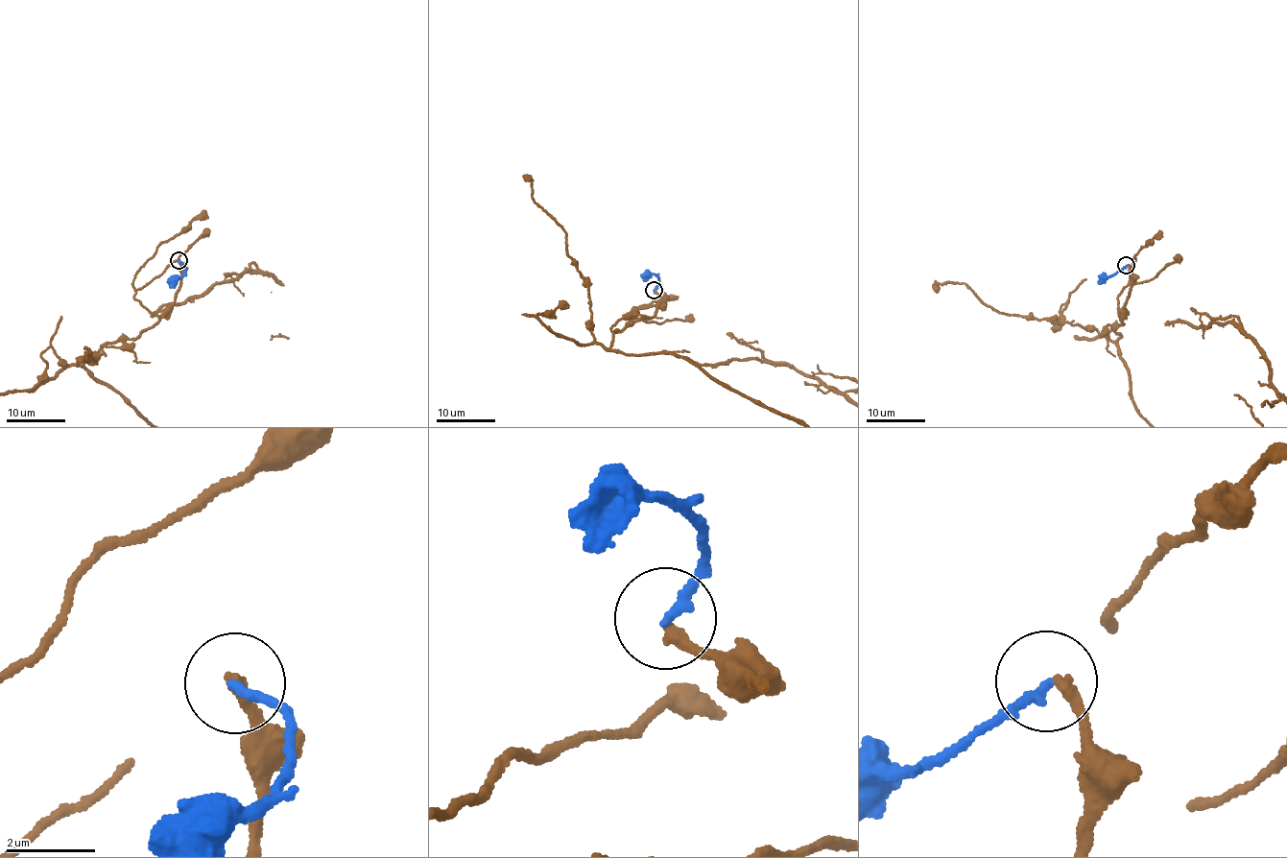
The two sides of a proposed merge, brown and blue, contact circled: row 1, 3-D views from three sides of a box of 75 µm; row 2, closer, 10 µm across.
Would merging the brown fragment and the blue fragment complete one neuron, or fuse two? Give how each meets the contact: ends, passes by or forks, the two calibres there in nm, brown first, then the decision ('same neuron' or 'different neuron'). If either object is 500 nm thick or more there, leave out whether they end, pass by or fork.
brown ends | blue ends | 280/240 nm | different neuron

